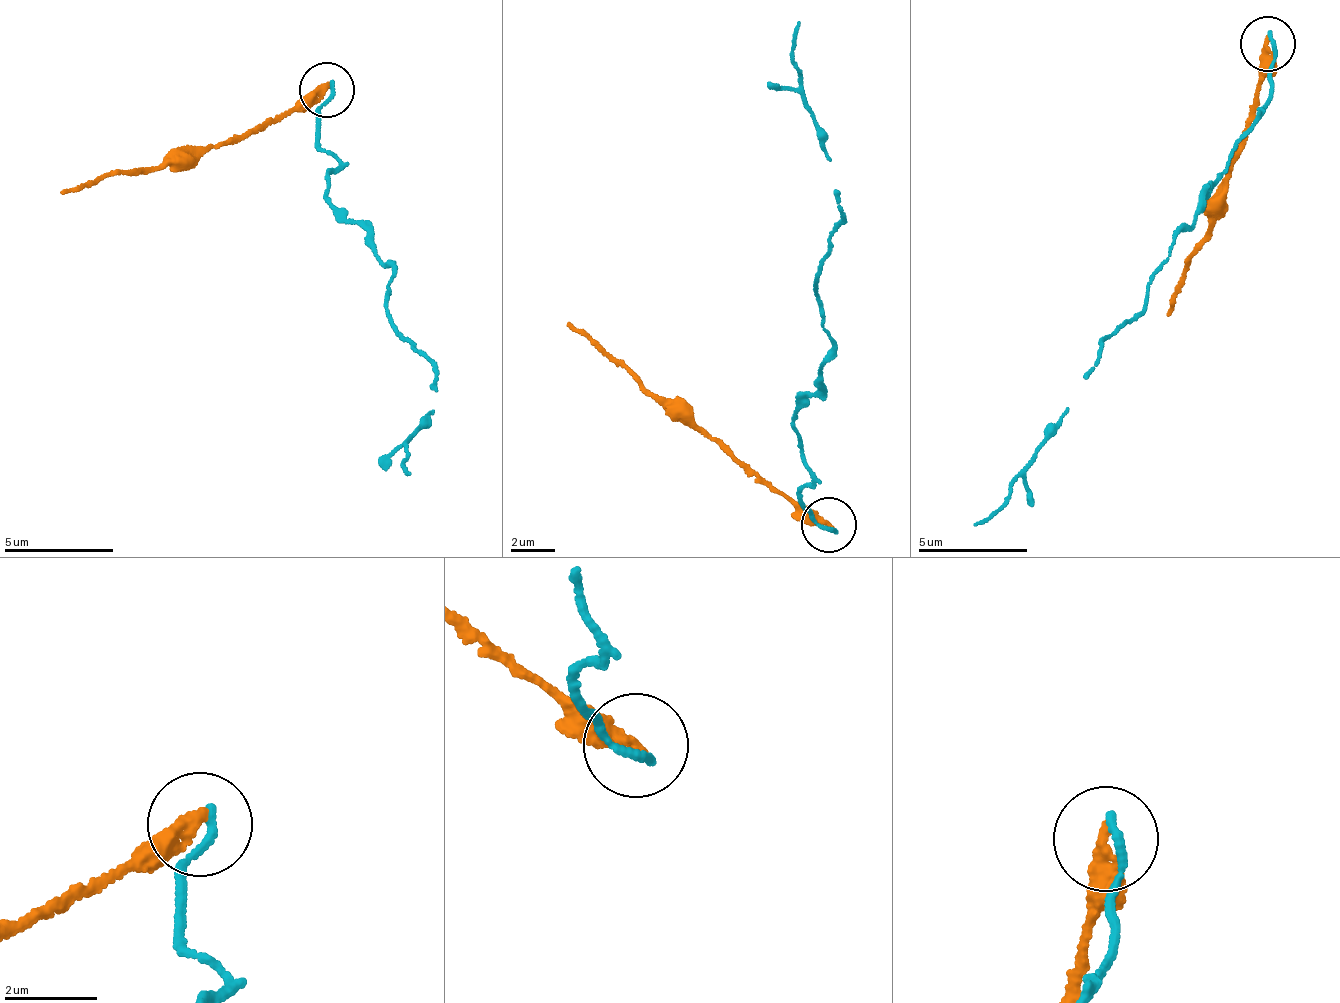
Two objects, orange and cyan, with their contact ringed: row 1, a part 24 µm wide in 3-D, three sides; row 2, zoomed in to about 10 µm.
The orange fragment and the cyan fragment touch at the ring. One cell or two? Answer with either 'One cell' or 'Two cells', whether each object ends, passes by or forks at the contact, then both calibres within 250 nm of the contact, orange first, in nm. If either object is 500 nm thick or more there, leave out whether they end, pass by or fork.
Two cells. At the ring orange ends. At the ring cyan ends. Thickness 360 nm (orange) against 190 nm

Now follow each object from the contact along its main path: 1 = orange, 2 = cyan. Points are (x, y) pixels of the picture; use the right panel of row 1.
1: (1266, 43), (1272, 60), (1211, 228), (1169, 316)
2: (1270, 40), (1268, 103), (1194, 226), (1173, 236), (1146, 306), (1105, 339), (1002, 508), (976, 524)

